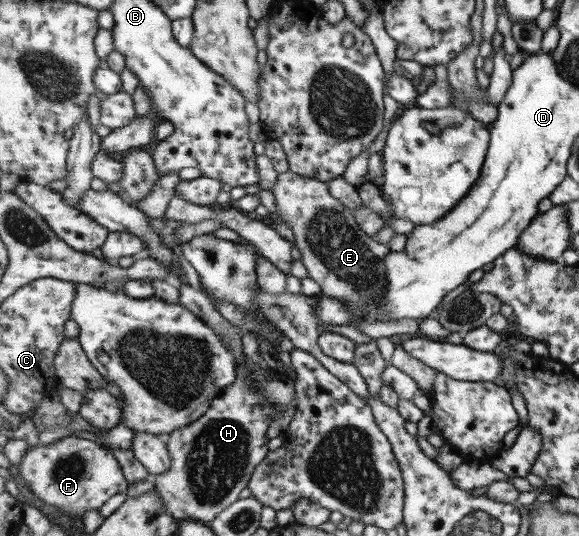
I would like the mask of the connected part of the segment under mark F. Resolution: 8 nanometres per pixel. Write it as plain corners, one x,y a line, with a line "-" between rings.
69,435
45,446
28,448
18,466
19,474
32,492
49,506
55,506
72,519
83,518
89,510
99,510
111,496
127,493
130,486
113,452
93,440

